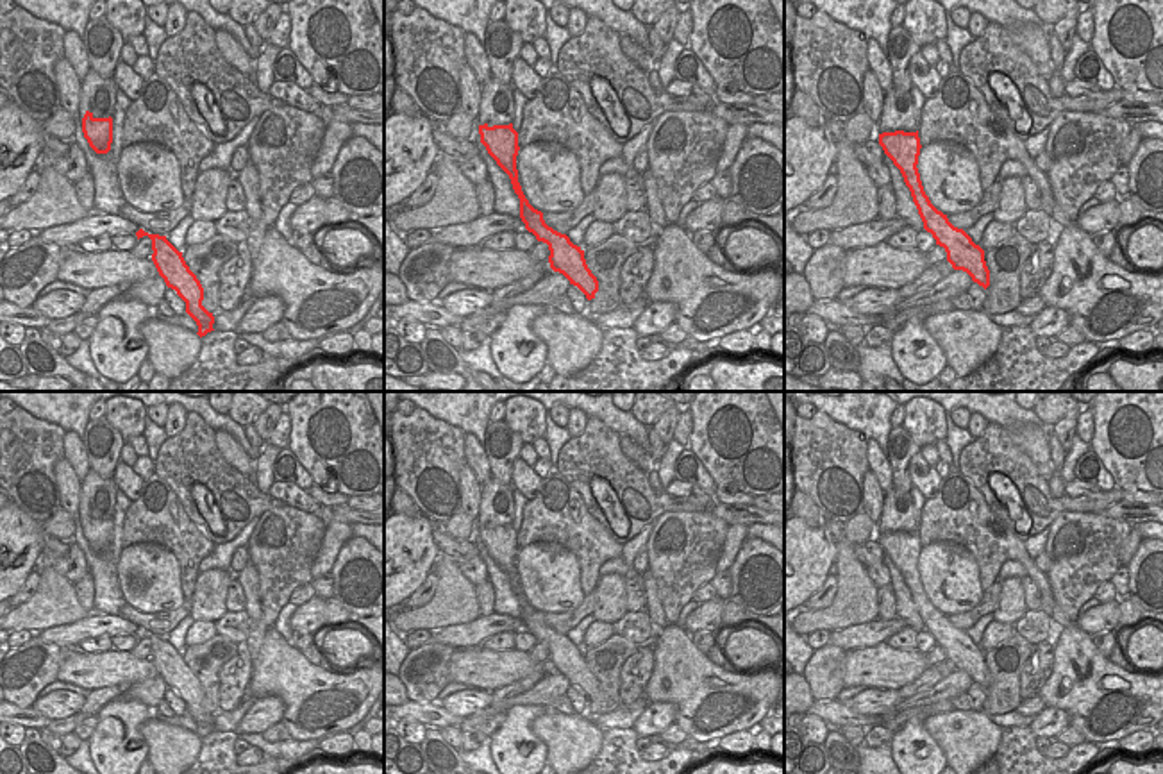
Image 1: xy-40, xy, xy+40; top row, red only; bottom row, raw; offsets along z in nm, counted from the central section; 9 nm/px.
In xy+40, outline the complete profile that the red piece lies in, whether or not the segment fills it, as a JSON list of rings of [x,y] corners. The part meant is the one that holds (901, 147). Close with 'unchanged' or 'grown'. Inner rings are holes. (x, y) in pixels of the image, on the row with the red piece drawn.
[[[891,88],[884,93],[874,139],[879,141],[884,154],[900,170],[924,229],[933,234],[936,245],[945,248],[952,268],[966,272],[974,282],[986,290],[990,286],[990,270],[984,261],[984,250],[963,229],[954,227],[947,215],[938,211],[924,191],[916,168],[922,145],[909,91]]]; grown

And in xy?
[[[489,79],[481,89],[479,105],[479,134],[481,143],[497,164],[509,175],[515,193],[520,198],[520,218],[525,229],[536,236],[538,241],[548,245],[548,263],[554,272],[563,273],[570,284],[577,286],[588,300],[595,299],[598,281],[586,265],[584,250],[548,227],[543,213],[534,209],[525,198],[518,182],[516,156],[518,132],[513,129],[515,100],[513,84],[502,84],[498,79]]]; grown

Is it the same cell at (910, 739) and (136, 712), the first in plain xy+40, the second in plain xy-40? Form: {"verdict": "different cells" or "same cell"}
{"verdict": "same cell"}

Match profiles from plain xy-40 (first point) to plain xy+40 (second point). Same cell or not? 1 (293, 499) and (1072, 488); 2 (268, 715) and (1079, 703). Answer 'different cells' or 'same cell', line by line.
1: same cell
2: different cells

